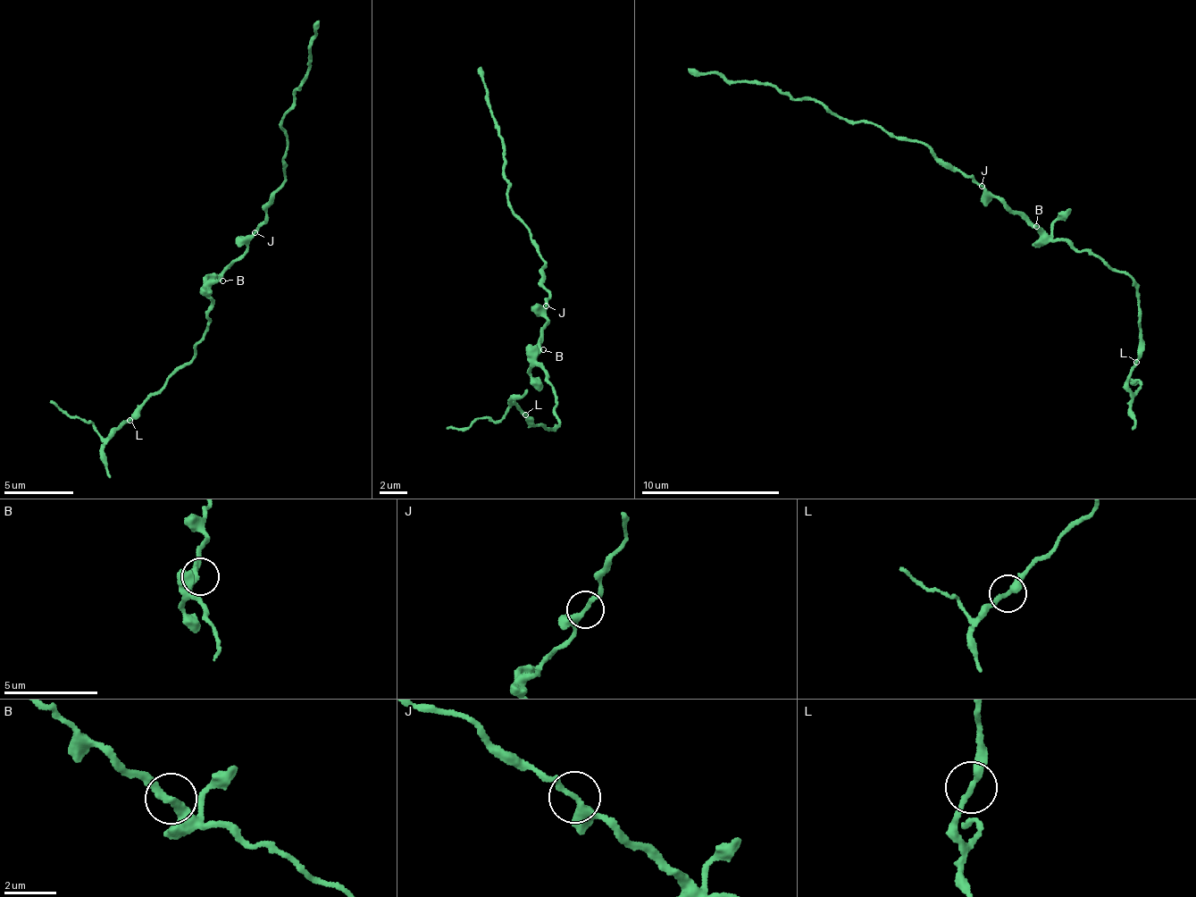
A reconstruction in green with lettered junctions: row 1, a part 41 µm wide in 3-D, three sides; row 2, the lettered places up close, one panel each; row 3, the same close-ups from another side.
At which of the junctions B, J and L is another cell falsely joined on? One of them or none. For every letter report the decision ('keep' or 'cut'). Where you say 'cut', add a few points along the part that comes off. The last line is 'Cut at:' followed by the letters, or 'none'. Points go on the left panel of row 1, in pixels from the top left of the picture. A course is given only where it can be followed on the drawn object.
B: keep
J: keep
L: keep
Cut at: none

